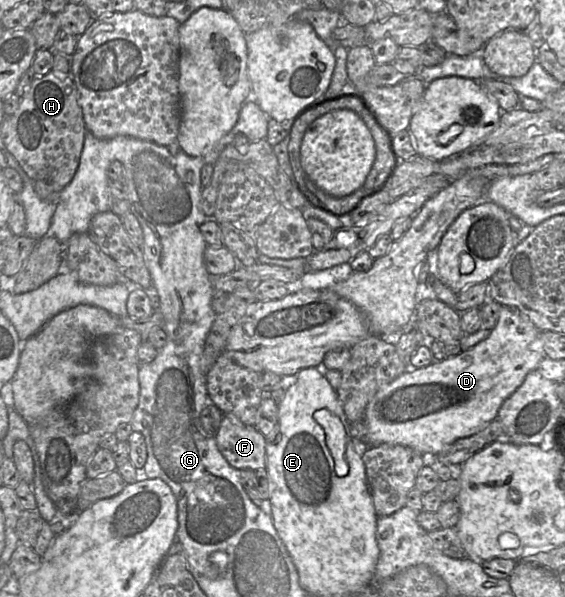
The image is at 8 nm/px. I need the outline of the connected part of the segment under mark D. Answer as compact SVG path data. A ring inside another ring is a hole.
M503 306L495 327L486 339L456 356L405 372L374 395L366 407L364 416L367 445L379 446L384 443L404 445L421 454L437 455L454 441L483 430L491 421L497 419L502 403L521 386L527 374L536 370L540 361L546 357L544 353L529 349L529 345L540 332L524 314L515 314Z

